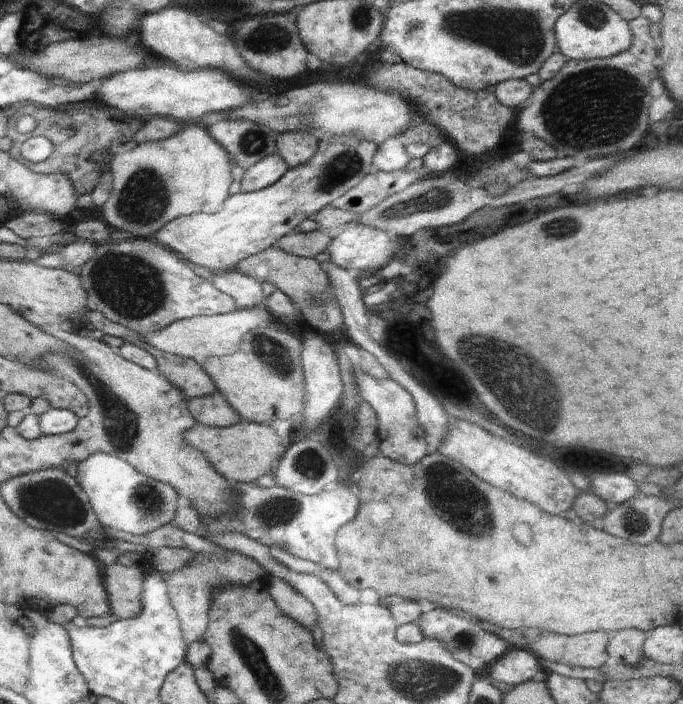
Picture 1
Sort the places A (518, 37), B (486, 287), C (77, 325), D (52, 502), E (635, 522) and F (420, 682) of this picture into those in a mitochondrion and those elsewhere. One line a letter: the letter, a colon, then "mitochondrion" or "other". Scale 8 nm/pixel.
A: mitochondrion
B: other
C: mitochondrion
D: mitochondrion
E: mitochondrion
F: mitochondrion

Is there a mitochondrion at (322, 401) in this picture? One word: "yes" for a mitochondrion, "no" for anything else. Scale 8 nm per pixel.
no

